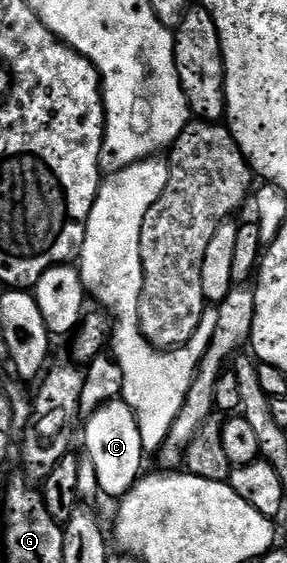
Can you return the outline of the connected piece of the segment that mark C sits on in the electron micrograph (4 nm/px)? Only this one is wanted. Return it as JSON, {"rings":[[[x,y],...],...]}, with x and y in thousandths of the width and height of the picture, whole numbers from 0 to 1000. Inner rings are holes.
{"rings":[[[411,707],[373,714],[352,725],[317,734],[296,751],[293,808],[331,821],[331,840],[355,883],[439,881],[477,861],[495,844],[491,822],[512,812],[512,799],[498,792],[498,778],[484,778],[484,750],[477,739],[439,718],[432,709]]]}

